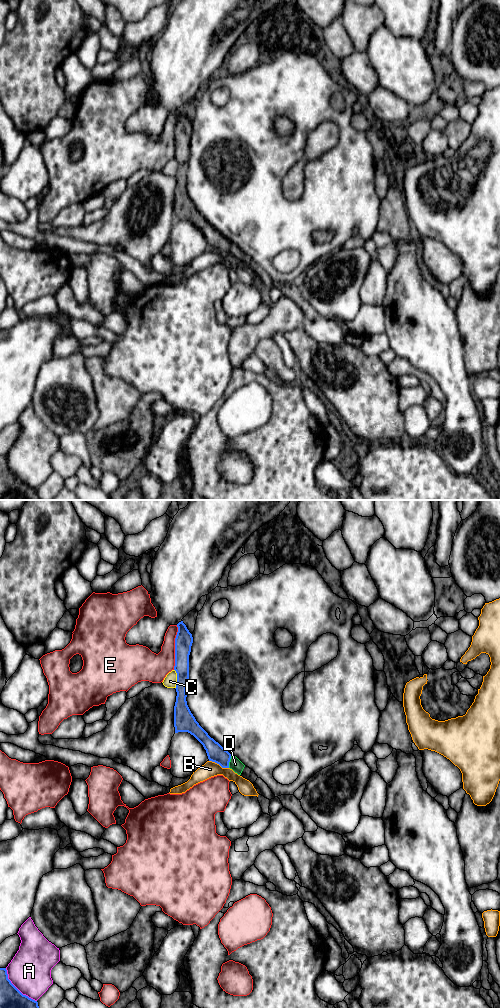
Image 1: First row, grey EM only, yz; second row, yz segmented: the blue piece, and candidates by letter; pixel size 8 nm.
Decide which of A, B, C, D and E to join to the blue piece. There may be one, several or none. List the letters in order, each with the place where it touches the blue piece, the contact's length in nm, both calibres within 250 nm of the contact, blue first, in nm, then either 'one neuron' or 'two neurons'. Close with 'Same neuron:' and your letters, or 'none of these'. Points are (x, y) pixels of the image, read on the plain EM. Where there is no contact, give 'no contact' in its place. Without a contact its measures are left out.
A: contact yz (16, 476); length 380 nm; calibres 280 and 340 nm; two neurons
B: contact yz (219, 252); length 170 nm; calibres 150 and 130 nm; two neurons
C: contact yz (177, 167); length 160 nm; calibres 130 and 110 nm; two neurons
D: contact yz (229, 249); length 110 nm; calibres 150 and 100 nm; one neuron
E: contact yz (175, 135); length 360 nm; calibres 140 and 240 nm; two neurons
Same neuron: D

